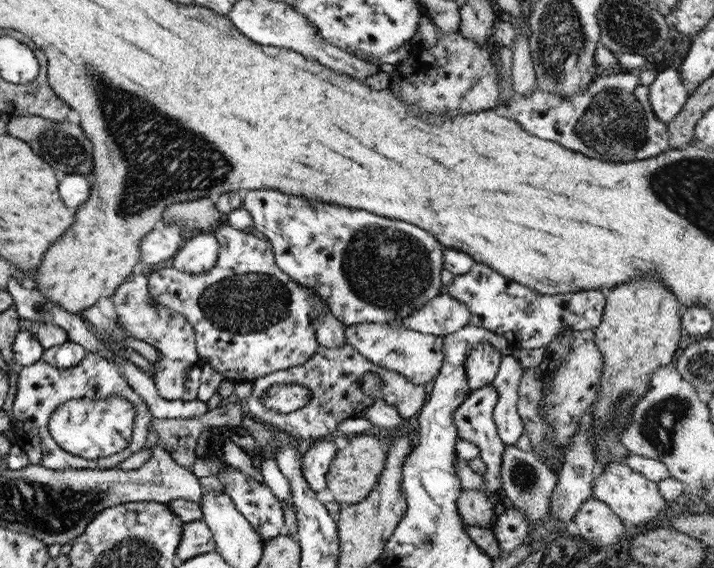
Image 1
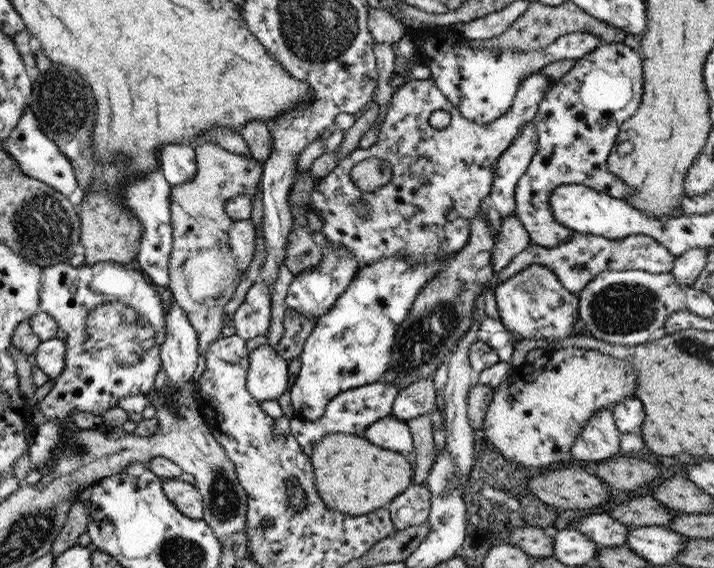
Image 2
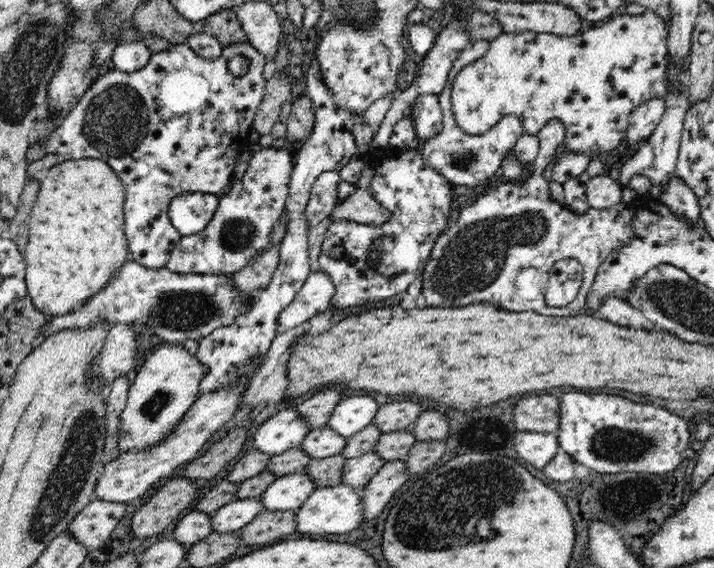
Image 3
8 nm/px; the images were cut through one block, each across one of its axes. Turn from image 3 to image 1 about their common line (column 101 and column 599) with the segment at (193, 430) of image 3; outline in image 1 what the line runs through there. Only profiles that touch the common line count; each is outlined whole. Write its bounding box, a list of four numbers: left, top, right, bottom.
[590,462,668,526]

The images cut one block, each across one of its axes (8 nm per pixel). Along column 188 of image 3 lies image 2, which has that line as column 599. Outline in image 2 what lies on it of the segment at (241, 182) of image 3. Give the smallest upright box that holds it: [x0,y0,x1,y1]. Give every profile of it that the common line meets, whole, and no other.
[495,232,675,294]

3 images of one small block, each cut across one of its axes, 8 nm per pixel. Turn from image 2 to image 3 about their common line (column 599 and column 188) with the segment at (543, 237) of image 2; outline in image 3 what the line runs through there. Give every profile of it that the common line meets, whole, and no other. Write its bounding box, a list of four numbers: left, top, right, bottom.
[25,43,267,268]

